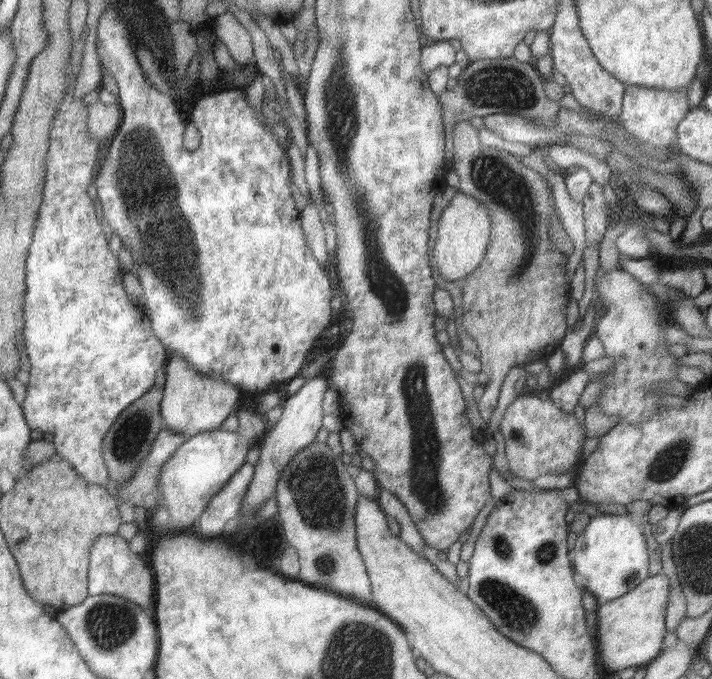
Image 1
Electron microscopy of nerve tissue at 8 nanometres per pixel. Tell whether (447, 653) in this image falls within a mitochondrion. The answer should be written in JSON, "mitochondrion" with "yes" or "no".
{"mitochondrion":"no"}

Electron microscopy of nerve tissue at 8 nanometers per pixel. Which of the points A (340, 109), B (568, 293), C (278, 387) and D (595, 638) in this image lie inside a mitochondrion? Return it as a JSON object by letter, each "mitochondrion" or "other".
{"A":"mitochondrion","B":"other","C":"other","D":"other"}

